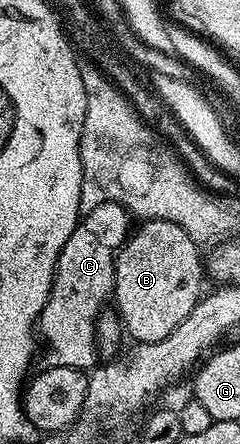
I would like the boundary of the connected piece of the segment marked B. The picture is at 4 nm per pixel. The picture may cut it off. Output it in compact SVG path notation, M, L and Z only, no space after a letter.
M147 219L141 225L135 226L131 230L127 240L123 243L122 248L118 250L114 261L114 289L112 292L112 303L116 308L116 312L121 319L125 334L131 335L134 343L151 343L152 341L164 341L164 337L168 337L168 333L172 333L172 329L176 329L180 325L180 321L184 321L184 317L188 317L188 313L192 313L192 309L202 298L204 288L202 288L202 279L204 280L204 255L201 255L199 244L192 241L192 237L188 237L188 233L184 233L184 229L180 229L180 225L176 225L172 221L164 221L163 219Z

